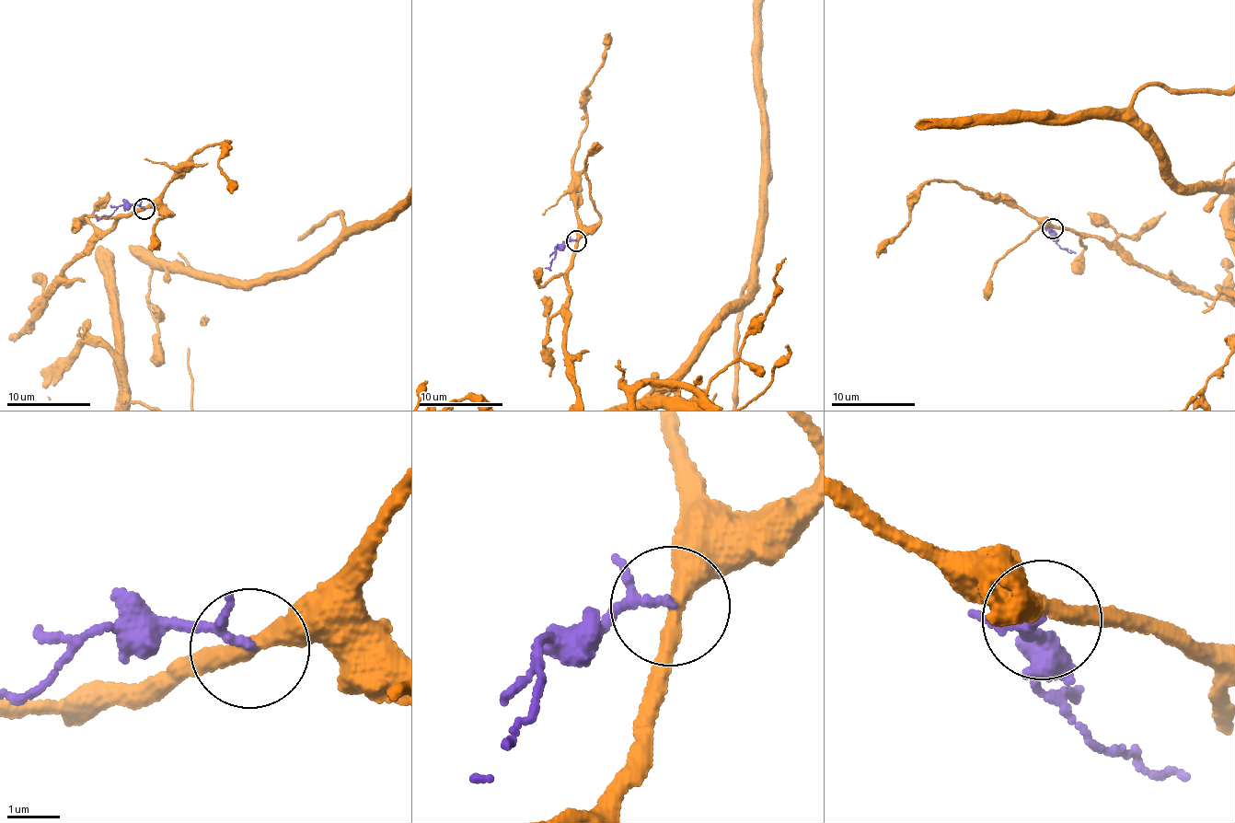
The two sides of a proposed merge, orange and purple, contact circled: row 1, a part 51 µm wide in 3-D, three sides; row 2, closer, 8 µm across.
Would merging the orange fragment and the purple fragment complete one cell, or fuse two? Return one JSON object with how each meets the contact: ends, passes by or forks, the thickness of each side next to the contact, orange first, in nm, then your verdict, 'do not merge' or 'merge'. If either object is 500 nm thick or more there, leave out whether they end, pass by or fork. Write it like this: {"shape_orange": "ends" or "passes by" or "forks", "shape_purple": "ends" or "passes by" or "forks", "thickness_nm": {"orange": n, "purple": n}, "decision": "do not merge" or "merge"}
{"shape_orange": "passes by", "shape_purple": "passes by", "thickness_nm": {"orange": 320, "purple": 120}, "decision": "do not merge"}

